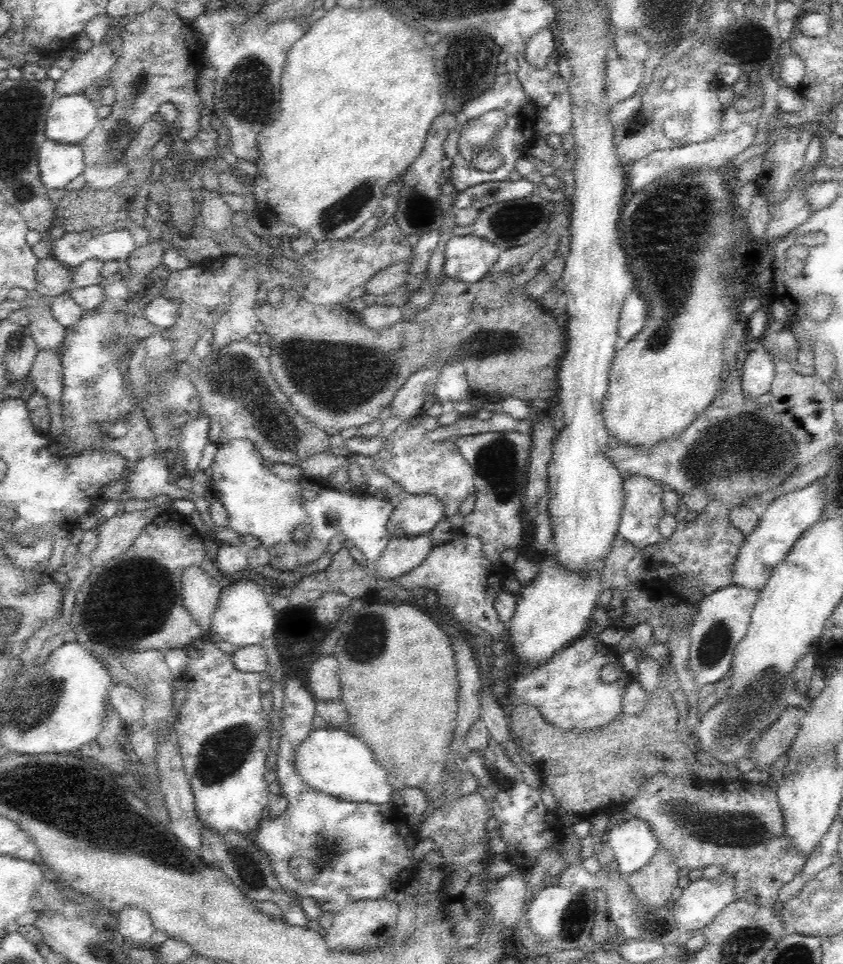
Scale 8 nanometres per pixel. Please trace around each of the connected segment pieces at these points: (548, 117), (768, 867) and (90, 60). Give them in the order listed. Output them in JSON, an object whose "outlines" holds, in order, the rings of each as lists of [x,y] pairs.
{"outlines":[[[[568,90],[555,94],[550,104],[537,109],[535,124],[537,137],[546,139],[551,134],[562,136],[571,132],[571,126],[572,103]]],[[[710,771],[702,775],[689,773],[684,778],[656,772],[640,786],[638,794],[622,806],[622,810],[647,822],[656,841],[666,848],[666,851],[670,851],[680,870],[696,870],[716,864],[734,883],[735,899],[757,906],[772,907],[779,901],[781,886],[800,874],[808,858],[803,852],[795,850],[785,836],[784,817],[777,799],[778,787],[779,784],[772,778],[753,784],[744,778],[728,780],[722,774]]],[[[102,42],[87,51],[81,52],[80,58],[73,59],[71,68],[54,84],[56,96],[85,93],[93,85],[104,81],[114,68],[117,57],[114,56],[109,42]]]]}

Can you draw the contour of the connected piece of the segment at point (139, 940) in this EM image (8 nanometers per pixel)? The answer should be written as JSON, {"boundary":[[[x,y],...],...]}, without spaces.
{"boundary":[[[136,906],[124,908],[116,914],[118,918],[118,931],[124,938],[124,944],[148,944],[155,928],[150,915],[142,908]]]}

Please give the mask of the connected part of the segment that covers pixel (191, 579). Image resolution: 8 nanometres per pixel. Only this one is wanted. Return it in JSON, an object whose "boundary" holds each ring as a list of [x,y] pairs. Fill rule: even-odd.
{"boundary":[[[195,564],[184,568],[182,572],[182,604],[203,630],[211,631],[210,616],[216,610],[218,596],[222,589],[217,578],[210,577],[208,572]]]}

